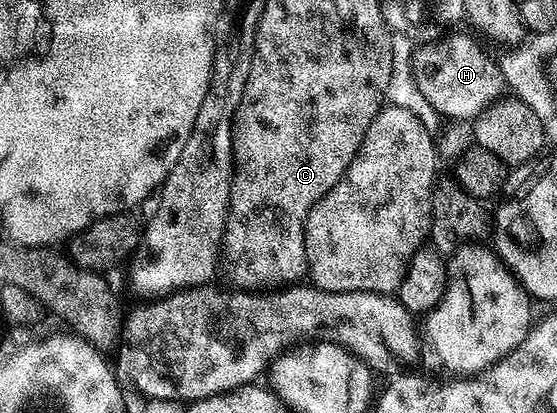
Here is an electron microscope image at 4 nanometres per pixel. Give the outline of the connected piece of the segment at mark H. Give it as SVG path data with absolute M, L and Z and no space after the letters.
M474 33L471 34L451 34L448 38L443 36L428 41L413 54L415 80L431 107L444 119L474 120L505 94L505 79L500 63L494 62L479 47L480 39Z

